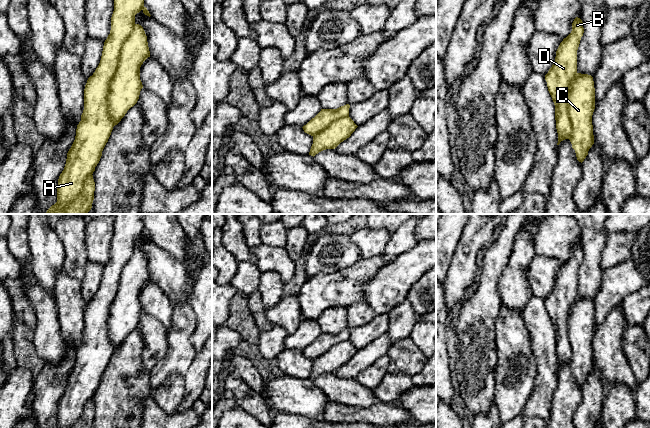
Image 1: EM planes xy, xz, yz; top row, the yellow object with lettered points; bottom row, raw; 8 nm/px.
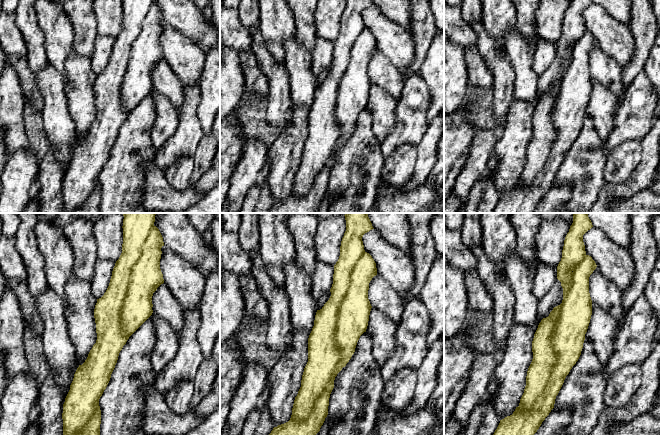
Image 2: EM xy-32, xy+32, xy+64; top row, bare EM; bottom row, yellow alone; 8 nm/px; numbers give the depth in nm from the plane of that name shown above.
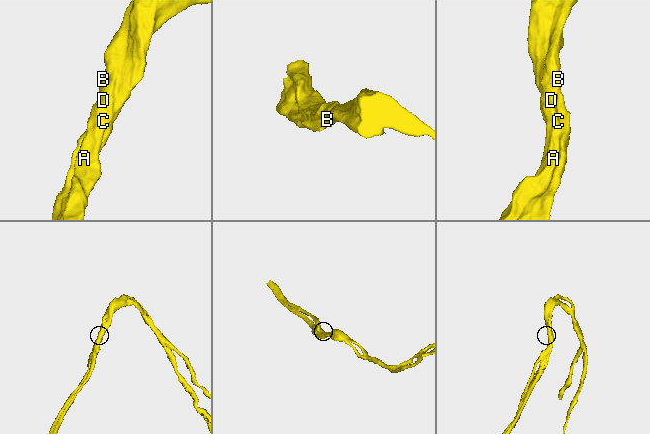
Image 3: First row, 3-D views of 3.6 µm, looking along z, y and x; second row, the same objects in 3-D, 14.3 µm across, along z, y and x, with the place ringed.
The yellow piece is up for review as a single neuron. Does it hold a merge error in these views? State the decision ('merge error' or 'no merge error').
merge error

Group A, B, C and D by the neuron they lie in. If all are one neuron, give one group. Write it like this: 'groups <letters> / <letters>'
groups A B D / C

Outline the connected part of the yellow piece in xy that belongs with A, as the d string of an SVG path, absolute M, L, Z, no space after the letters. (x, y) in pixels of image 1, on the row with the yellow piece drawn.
M114 0L110 34L104 42L100 63L85 85L81 121L58 179L57 202L61 205L70 204L80 195L111 135L114 123L108 113L109 86L122 45L134 28L135 15L143 9L144 0Z

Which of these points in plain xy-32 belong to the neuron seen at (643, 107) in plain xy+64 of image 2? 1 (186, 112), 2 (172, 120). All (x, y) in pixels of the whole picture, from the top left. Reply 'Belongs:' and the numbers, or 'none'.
Belongs: 1

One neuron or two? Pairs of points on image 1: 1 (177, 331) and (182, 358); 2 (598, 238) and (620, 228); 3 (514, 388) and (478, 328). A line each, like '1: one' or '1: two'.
1: one
2: two
3: two

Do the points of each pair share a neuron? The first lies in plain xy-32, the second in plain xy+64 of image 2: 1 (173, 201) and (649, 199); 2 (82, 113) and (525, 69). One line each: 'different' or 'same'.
1: same
2: same

